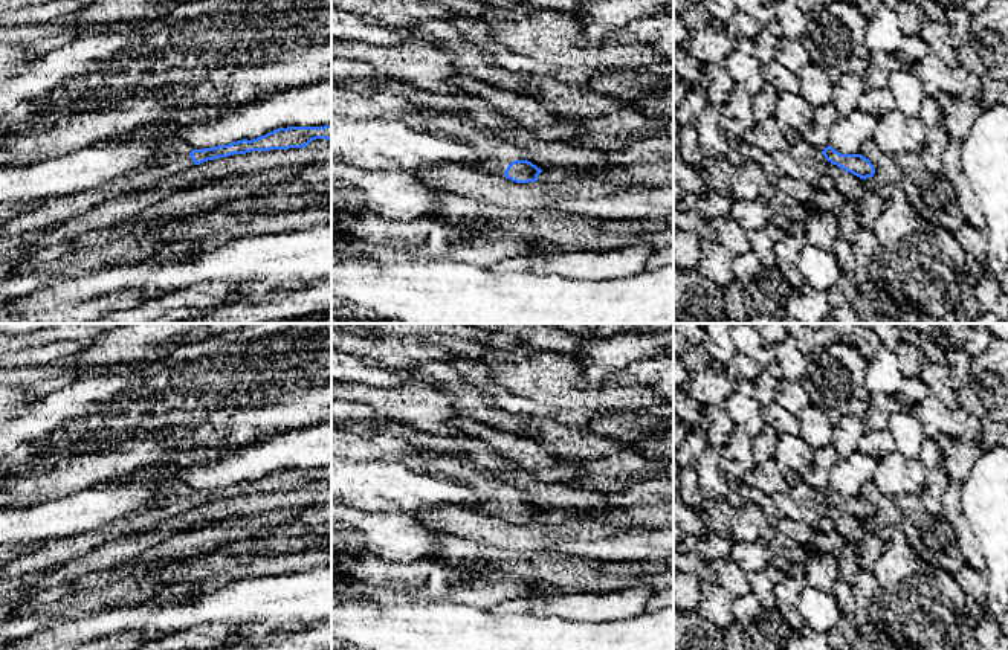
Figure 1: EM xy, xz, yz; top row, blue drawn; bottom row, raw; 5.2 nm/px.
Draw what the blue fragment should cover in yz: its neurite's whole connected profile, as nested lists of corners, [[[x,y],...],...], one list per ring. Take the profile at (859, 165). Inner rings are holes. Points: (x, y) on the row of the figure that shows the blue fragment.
[[[826,146],[822,154],[828,162],[837,165],[838,168],[851,172],[863,180],[867,177],[874,177],[875,168],[869,159],[861,154],[842,154],[835,151],[832,146]]]

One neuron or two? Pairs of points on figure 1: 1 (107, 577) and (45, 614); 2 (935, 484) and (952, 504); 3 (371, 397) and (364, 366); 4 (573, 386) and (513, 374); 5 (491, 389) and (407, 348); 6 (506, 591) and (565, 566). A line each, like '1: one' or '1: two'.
1: two
2: two
3: two
4: one
5: one
6: two

